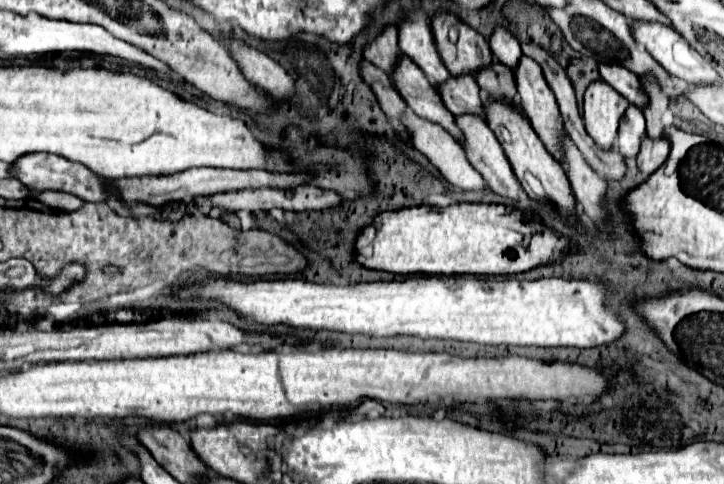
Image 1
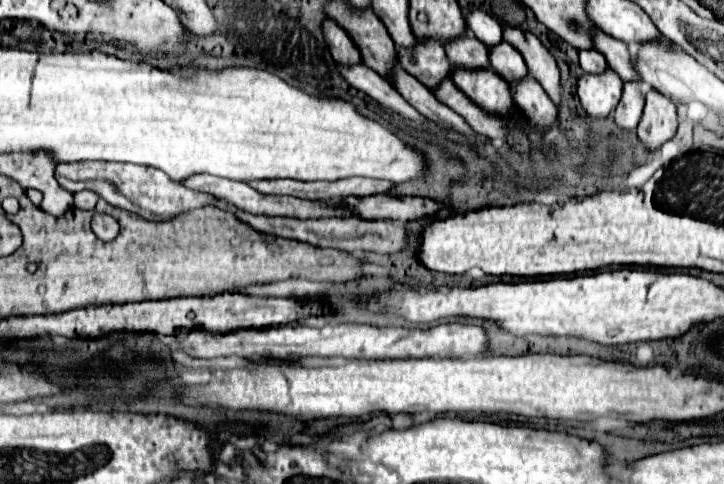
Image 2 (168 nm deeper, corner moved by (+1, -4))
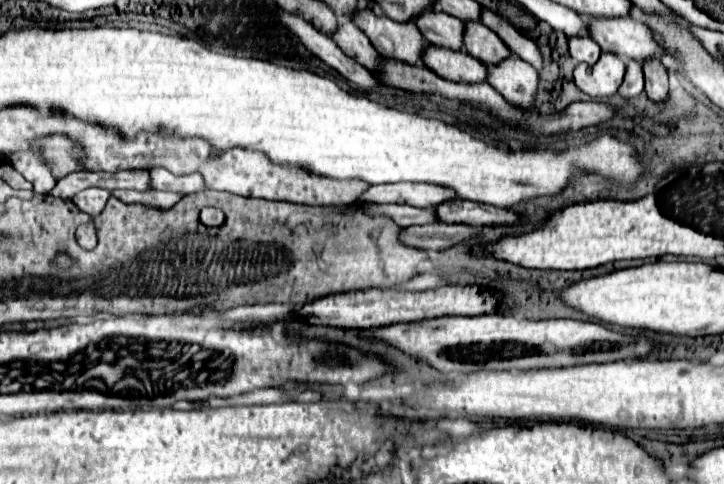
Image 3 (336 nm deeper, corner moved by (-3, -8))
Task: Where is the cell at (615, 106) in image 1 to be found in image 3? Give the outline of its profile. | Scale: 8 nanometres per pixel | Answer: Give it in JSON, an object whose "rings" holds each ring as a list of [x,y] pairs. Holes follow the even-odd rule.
{"rings":[[[602,54],[592,68],[588,68],[586,64],[578,64],[574,70],[574,82],[590,98],[606,100],[618,92],[624,72],[626,64],[618,60],[618,56]]]}

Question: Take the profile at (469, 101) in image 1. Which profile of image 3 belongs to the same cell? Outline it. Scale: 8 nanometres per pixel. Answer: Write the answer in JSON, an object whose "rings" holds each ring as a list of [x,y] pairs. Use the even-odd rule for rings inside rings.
{"rings":[[[362,8],[356,14],[356,24],[384,58],[414,66],[422,64],[422,54],[426,52],[428,42],[416,24],[396,24],[386,16],[372,14],[370,8]]]}

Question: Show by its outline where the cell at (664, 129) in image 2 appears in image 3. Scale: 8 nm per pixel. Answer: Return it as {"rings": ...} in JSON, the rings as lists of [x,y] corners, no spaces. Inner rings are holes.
{"rings":[[[656,60],[644,64],[644,76],[646,76],[648,98],[658,106],[666,106],[666,102],[668,102],[668,74],[662,68],[662,64],[656,64]]]}

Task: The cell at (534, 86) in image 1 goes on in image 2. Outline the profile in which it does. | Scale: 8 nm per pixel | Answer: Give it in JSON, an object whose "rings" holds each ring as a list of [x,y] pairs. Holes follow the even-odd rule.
{"rings":[[[500,42],[496,48],[488,48],[488,52],[492,56],[492,70],[498,72],[506,82],[520,80],[528,74],[524,58],[508,42]]]}

